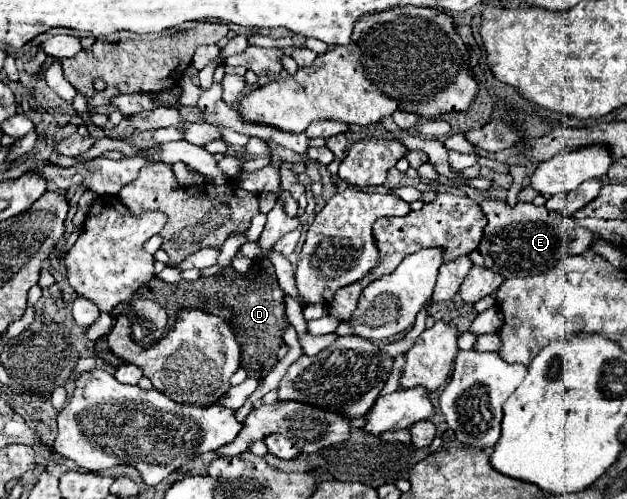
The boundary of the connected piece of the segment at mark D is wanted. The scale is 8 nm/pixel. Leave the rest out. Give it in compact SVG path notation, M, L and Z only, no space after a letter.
M269 259L255 261L251 273L239 275L233 267L223 269L217 275L211 277L201 277L197 281L179 281L179 283L165 283L157 277L151 279L149 285L145 285L139 291L139 297L153 299L161 307L167 309L169 313L169 325L167 331L173 329L173 323L177 321L177 315L181 309L203 309L203 301L215 301L221 307L233 309L237 321L229 323L233 331L237 331L237 343L241 343L241 367L247 371L249 377L255 379L265 379L267 373L277 365L277 349L283 339L283 331L287 327L287 315L285 315L285 301L283 301L283 291L277 283L275 267Z

